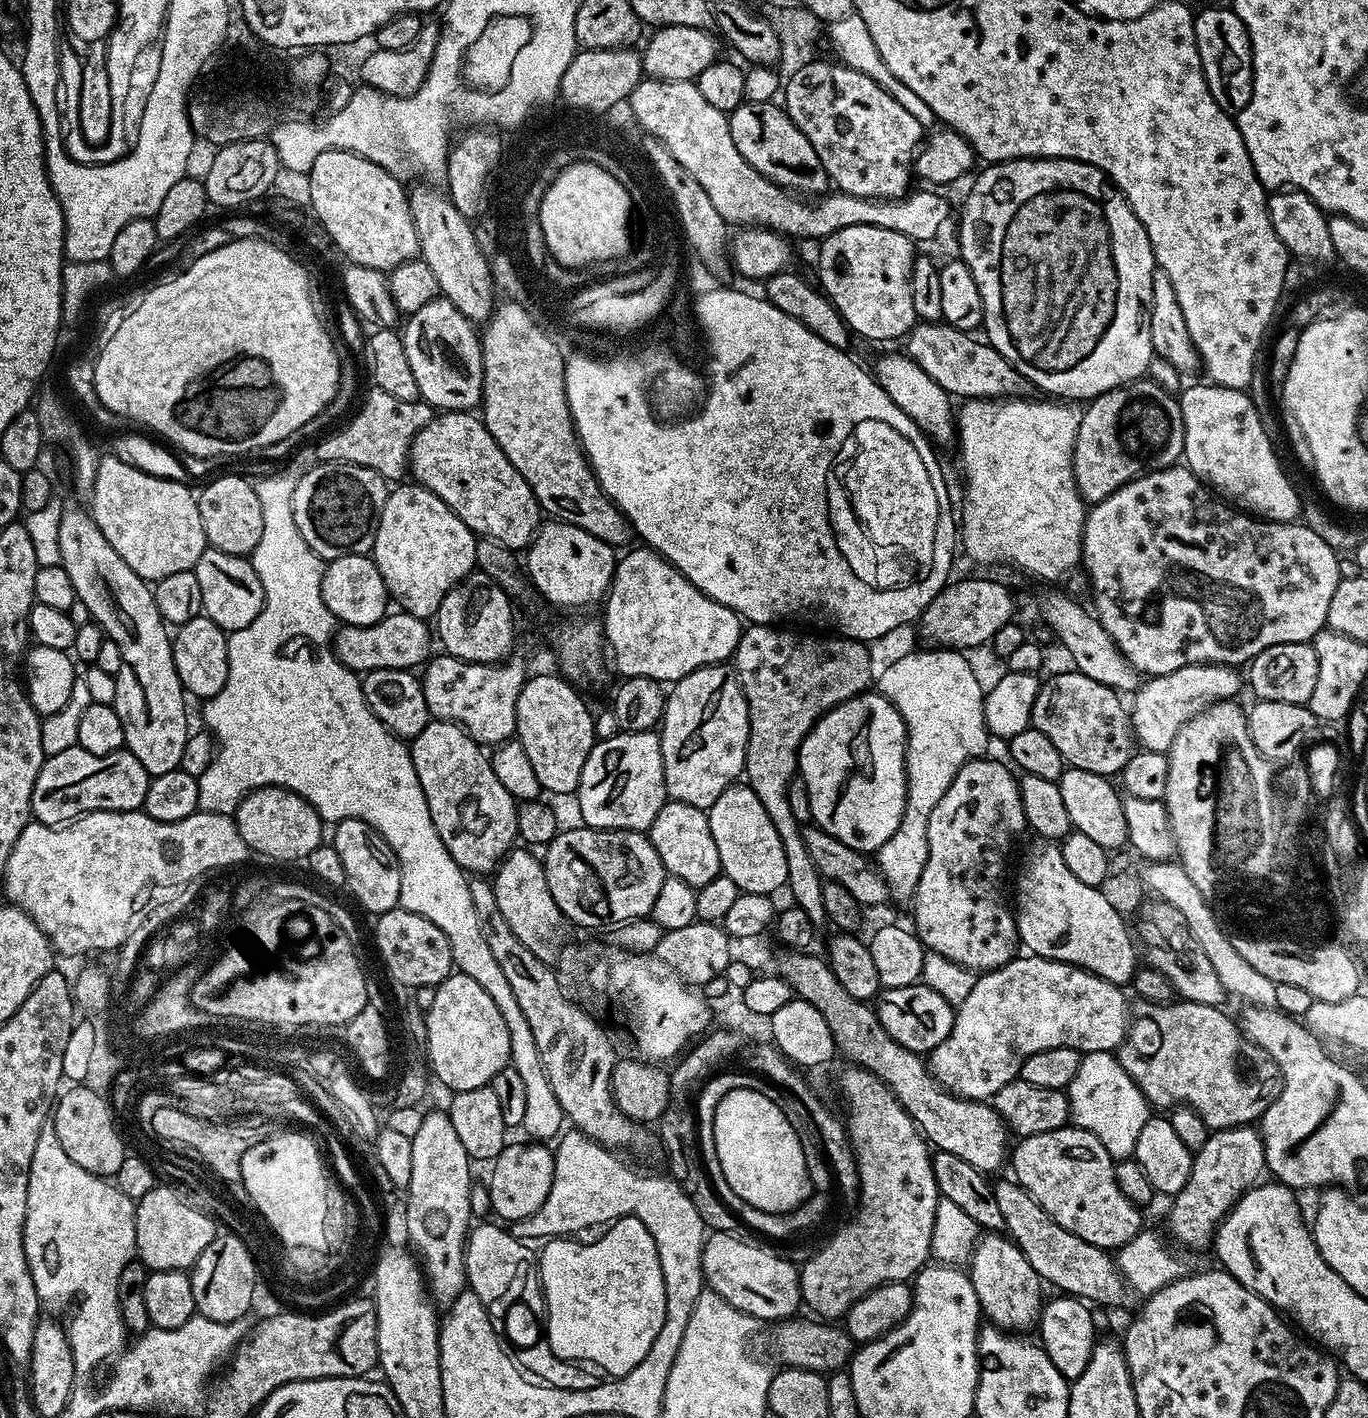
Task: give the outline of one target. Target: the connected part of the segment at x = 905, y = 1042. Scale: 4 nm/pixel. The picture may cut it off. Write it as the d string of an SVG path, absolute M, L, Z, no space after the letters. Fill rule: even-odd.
M923 982L897 988L884 988L874 1001L876 1017L882 1022L882 1030L894 1038L906 1050L931 1054L950 1034L956 1013L946 998Z

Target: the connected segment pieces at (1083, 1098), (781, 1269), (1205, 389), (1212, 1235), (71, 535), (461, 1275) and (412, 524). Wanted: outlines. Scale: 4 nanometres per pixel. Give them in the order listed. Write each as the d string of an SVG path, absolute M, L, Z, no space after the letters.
M1085 1052L1081 1055L1078 1074L1068 1083L1070 1120L1075 1127L1086 1130L1106 1146L1113 1161L1135 1157L1138 1134L1150 1119L1148 1100L1138 1090L1134 1078L1126 1074L1119 1059L1110 1052Z
M712 1232L702 1250L704 1282L730 1306L750 1314L757 1322L779 1322L797 1315L802 1308L800 1274L797 1265L782 1258L771 1247L759 1248L752 1240L740 1240L725 1232Z
M1203 383L1190 385L1178 396L1184 423L1183 463L1201 482L1207 484L1213 493L1219 494L1237 509L1261 520L1276 520L1279 524L1293 523L1299 517L1296 515L1300 512L1300 496L1296 493L1295 486L1288 481L1288 476L1276 457L1277 445L1266 438L1266 433L1262 430L1259 412L1255 409L1249 393L1221 384Z
M1240 1125L1215 1129L1209 1133L1205 1145L1198 1148L1193 1155L1191 1174L1186 1186L1182 1186L1182 1190L1171 1197L1167 1235L1177 1245L1180 1243L1181 1249L1211 1249L1216 1239L1216 1228L1224 1221L1226 1213L1251 1188L1256 1187L1266 1167L1264 1140L1255 1127Z
M72 500L61 505L58 548L59 565L68 572L77 600L87 606L91 619L103 629L107 639L117 643L118 650L121 651L121 665L115 675L115 698L112 705L122 721L126 751L134 754L138 762L142 762L149 777L166 774L180 767L182 750L186 750L190 735L188 712L184 709L186 693L174 666L170 628L158 610L155 591L150 587L149 581L134 574L134 570L119 557L85 505L83 507Z
M443 1109L423 1115L411 1146L413 1173L404 1202L409 1245L419 1256L432 1298L439 1305L447 1306L467 1287L465 1246L473 1217L470 1206L470 1190L474 1183L472 1159Z
M404 482L389 491L370 555L378 566L378 574L382 574L389 597L395 603L397 600L403 611L421 618L432 618L442 606L442 598L446 598L451 588L472 575L476 568L477 539L476 533L468 529L466 522L462 522L462 518L458 518L458 514L454 514L438 494L418 483Z

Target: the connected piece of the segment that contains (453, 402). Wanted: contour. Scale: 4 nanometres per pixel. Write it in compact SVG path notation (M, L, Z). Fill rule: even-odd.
M441 296L411 313L407 320L405 328L402 328L402 335L410 370L417 379L421 399L431 404L433 409L441 411L471 411L475 409L474 406L479 407L483 401L484 371L480 336L477 329L476 332L473 329L473 323L452 302Z

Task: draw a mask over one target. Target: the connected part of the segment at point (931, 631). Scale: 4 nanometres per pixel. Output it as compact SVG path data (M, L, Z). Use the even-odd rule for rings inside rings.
M960 580L945 584L944 589L937 594L926 606L926 610L920 615L918 627L920 636L932 646L951 648L953 650L969 650L968 648L980 648L992 642L1000 630L1007 624L1013 623L1016 612L1016 600L1012 592L1004 584L996 580Z

